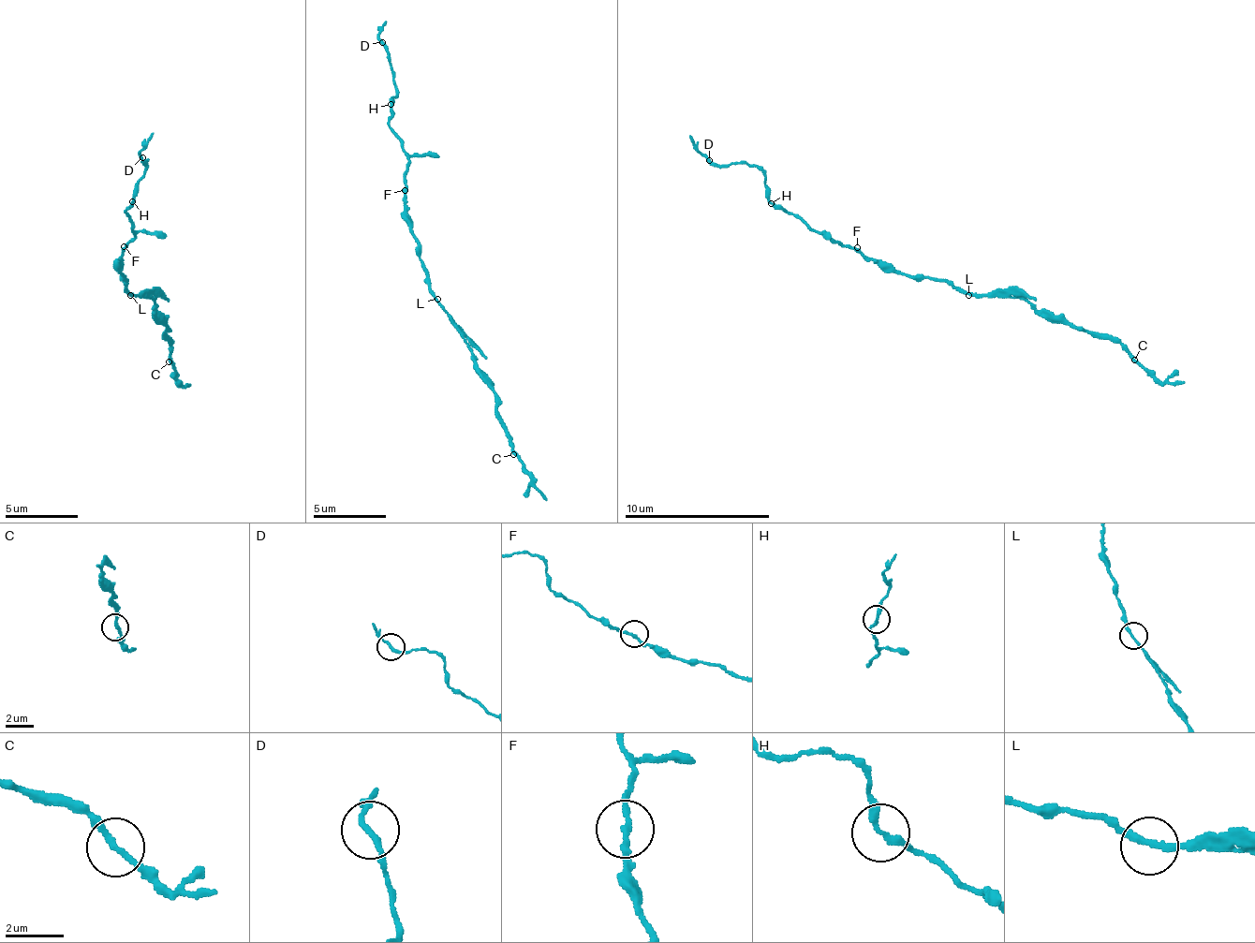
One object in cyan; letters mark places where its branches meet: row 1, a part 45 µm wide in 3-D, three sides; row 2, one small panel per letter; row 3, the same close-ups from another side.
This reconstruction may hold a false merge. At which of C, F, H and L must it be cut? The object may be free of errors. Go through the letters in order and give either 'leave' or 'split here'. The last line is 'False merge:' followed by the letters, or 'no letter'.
C: leave
F: leave
H: leave
L: leave
False merge: no letter

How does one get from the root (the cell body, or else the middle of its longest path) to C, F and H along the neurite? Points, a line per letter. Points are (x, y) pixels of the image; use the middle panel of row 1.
C: (420, 255), (425, 284), (463, 342), (471, 349), (472, 360), (496, 396), (497, 419), (510, 440), (513, 454)
F: (420, 255), (420, 241), (412, 233), (412, 223), (407, 219), (405, 190)
H: (420, 255), (420, 241), (412, 233), (407, 219), (406, 154), (388, 125), (390, 103)

